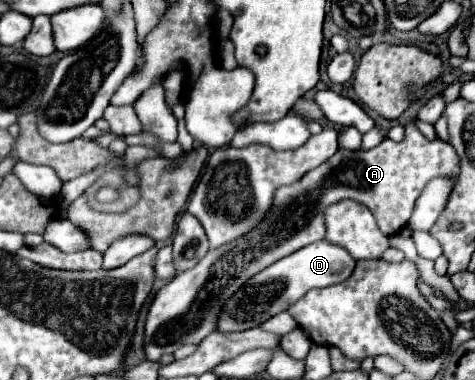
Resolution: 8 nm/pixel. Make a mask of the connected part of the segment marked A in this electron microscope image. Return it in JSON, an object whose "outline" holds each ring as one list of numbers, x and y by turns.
{"outline":[[406,124,404,128,406,134,402,142,386,138,370,150,338,148,328,162,306,172,300,180,280,186,262,224,256,224,242,238,210,250,194,268,178,272,164,288,160,288,146,318,146,358,160,360,164,354,174,354,182,344,200,344,200,340,212,334,224,302,242,288,242,284,280,258,324,238,324,210,330,204,346,198,360,202,376,216,382,234,398,234,408,224,414,202,424,184,434,176,450,176,458,172,458,156,448,142,440,138,428,140,414,124]]}

